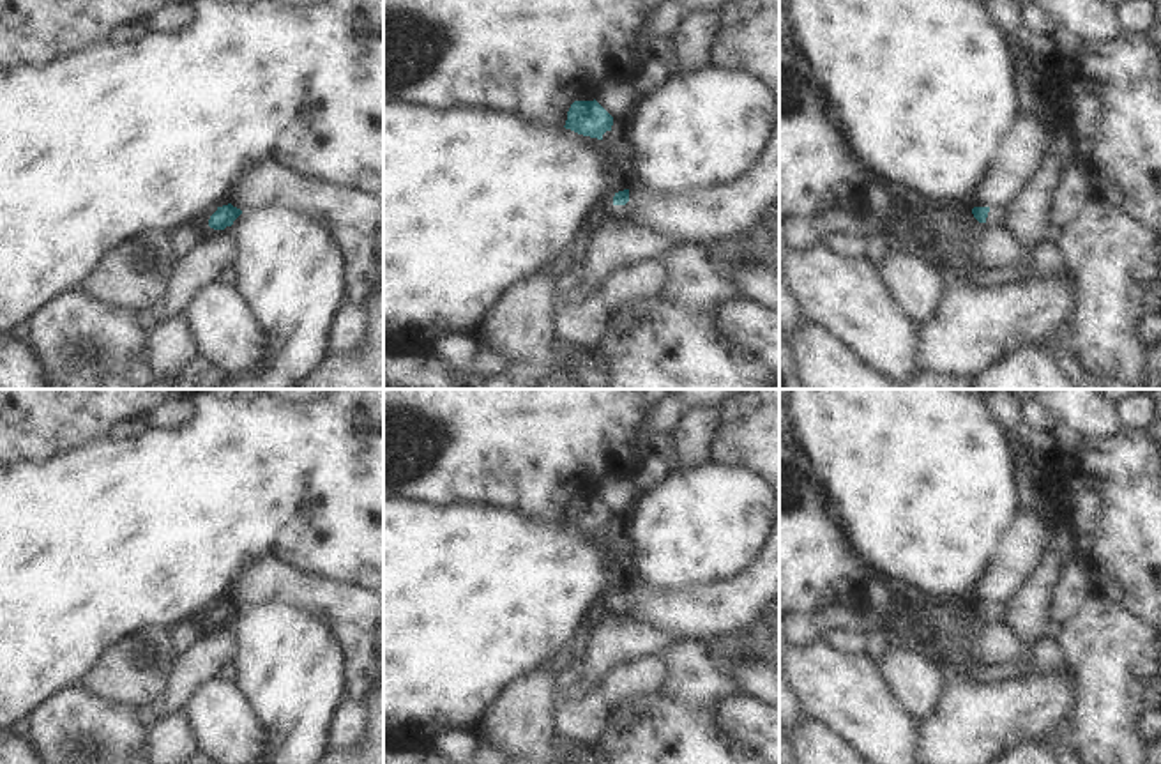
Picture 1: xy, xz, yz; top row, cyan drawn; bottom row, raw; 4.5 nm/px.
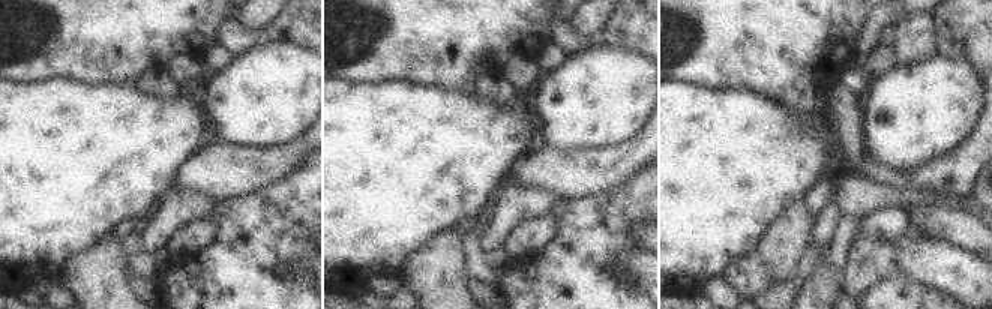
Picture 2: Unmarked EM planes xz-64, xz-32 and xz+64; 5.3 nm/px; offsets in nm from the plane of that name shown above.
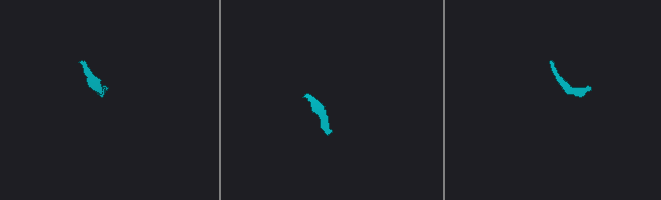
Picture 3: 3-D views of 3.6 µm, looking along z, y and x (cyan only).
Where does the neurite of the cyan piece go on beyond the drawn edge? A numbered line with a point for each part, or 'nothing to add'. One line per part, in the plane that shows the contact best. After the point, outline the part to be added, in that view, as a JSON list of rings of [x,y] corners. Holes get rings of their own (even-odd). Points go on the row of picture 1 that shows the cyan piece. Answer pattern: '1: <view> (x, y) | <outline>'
1: yz (997, 216) | [[[990,207],[986,223],[993,225],[993,226],[1004,226],[1007,218],[1007,209],[1002,207]]]

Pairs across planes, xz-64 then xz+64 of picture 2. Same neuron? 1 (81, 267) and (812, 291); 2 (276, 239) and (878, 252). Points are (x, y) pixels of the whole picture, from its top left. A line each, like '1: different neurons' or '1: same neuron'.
1: different neurons
2: different neurons

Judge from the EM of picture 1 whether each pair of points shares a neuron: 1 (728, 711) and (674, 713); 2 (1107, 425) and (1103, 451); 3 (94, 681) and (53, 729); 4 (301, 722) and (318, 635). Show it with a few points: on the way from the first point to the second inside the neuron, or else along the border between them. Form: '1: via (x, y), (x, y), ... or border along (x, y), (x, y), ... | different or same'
1: border along (748, 694), (718, 710), (720, 722), (743, 745) | different
2: border along (1124, 430), (1114, 437), (1087, 437), (1082, 441) | different
3: border along (82, 683), (99, 695), (128, 704) | different
4: via (301, 701), (301, 657) | same

